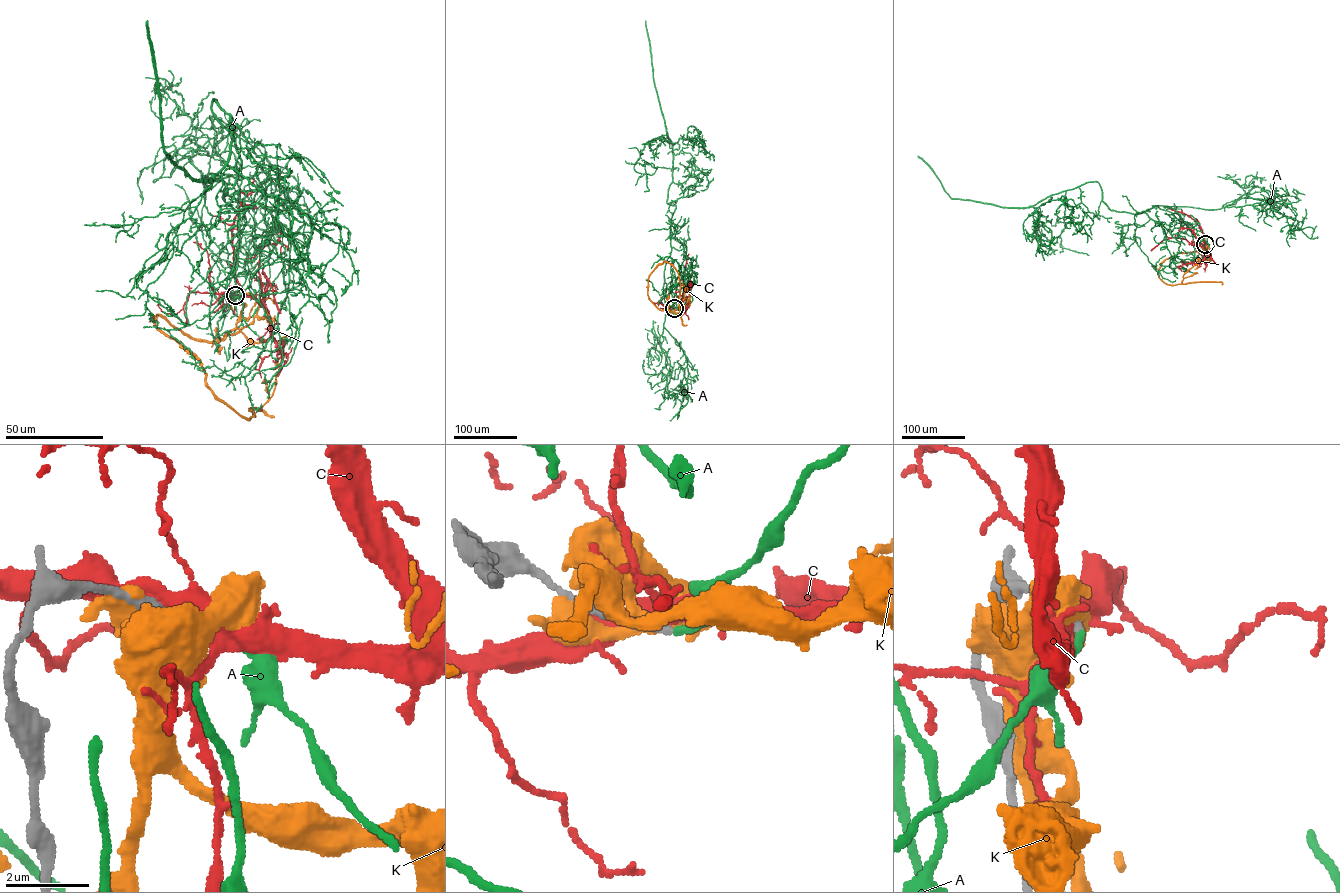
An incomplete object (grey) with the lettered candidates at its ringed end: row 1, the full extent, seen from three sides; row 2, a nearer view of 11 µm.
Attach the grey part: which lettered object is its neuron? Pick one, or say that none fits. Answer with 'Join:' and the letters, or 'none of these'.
Join: A

